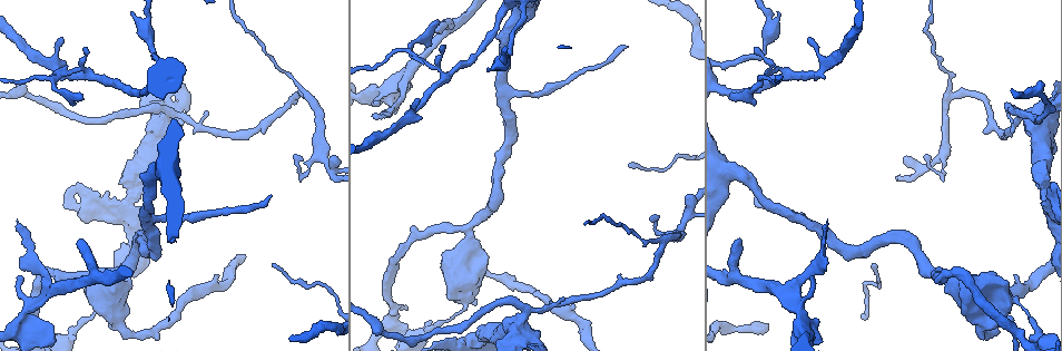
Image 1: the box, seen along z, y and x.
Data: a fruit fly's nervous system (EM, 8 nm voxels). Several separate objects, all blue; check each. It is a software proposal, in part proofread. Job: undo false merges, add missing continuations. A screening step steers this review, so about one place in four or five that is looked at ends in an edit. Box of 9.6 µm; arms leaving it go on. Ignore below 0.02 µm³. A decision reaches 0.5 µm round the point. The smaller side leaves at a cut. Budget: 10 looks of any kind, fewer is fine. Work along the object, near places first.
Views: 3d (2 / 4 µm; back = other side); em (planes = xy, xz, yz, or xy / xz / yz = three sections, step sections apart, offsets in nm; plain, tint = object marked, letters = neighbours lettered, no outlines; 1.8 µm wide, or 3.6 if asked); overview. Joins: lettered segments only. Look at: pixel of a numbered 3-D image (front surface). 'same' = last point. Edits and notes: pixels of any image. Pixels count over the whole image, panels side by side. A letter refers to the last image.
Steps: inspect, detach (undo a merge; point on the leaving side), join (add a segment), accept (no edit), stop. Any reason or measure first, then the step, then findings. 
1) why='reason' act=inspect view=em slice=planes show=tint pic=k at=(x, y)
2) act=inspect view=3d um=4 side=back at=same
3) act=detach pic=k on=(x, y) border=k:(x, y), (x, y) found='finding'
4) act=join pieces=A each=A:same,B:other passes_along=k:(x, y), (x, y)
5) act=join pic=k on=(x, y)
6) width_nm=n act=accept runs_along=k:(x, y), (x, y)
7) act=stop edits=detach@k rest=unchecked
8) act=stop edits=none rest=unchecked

why='branch stops here' act=inspect view=em slice=planes show=letters pic=1 at=(687, 199)

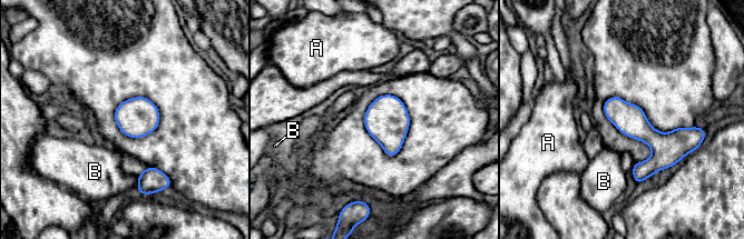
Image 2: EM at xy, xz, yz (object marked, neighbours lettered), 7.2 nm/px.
act=accept each=A:other,B:other runs_along=2:(606, 106), (654, 139), (688, 133) found='no lettered segment goes on from it'

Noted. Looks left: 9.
why='four or more arms meet' act=inspect view=em slice=planes show=letters pic=1 at=(382, 99)

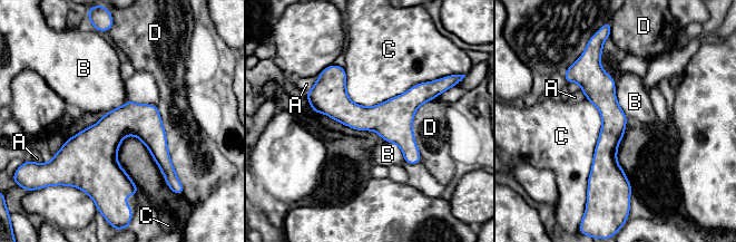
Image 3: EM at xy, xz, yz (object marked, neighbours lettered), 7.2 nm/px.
act=accept each=A:other,B:other,C:other,D:other border=3:(601, 51), (627, 117) found='continuous, no second neuron'

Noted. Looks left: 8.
why='thick turns thin' act=inspect view=3d um=4 pic=1 at=(469, 279)

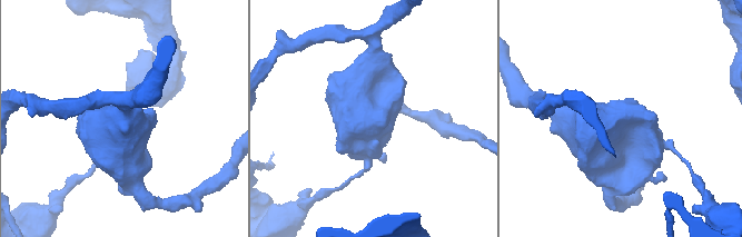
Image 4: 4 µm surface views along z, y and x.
why='shape alone is not enough' act=inspect view=em um=3.6 slice=planes show=tint pic=4 at=(376, 117)

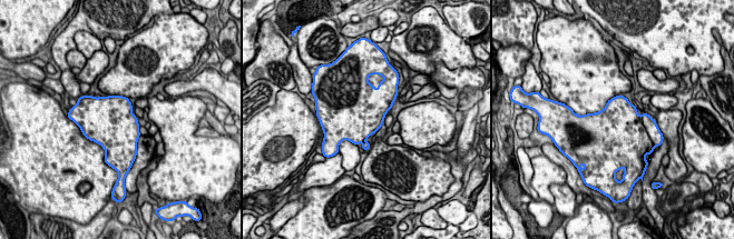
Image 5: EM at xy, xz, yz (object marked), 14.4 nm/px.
act=inspect view=em um=3.6 slice=planes show=letters at=same

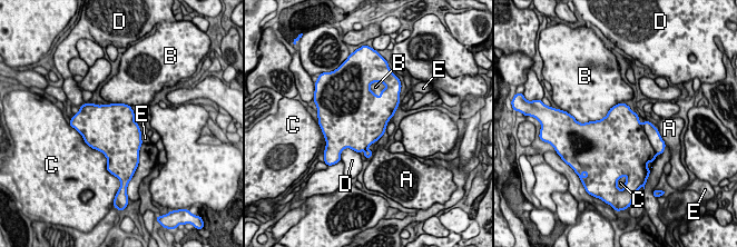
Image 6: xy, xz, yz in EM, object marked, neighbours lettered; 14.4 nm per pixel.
longest_contact=B:700nm act=detach pic=6 on=(655, 138) each=A:other,B:other,C:other,D:other,E:other found='two neurons meet here'

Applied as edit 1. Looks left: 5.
why='small branch off a trunk' act=inspect view=3d um=2 pic=1 at=(526, 315)

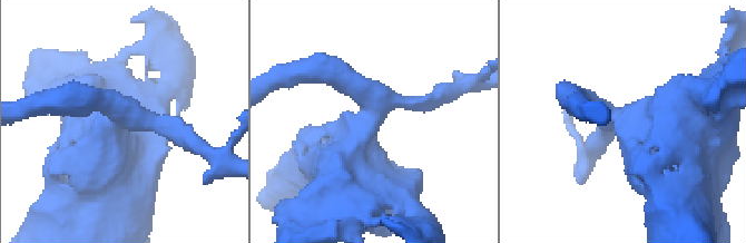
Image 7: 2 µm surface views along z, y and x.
act=inspect view=em slice=planes show=tint pic=7 at=(614, 118)

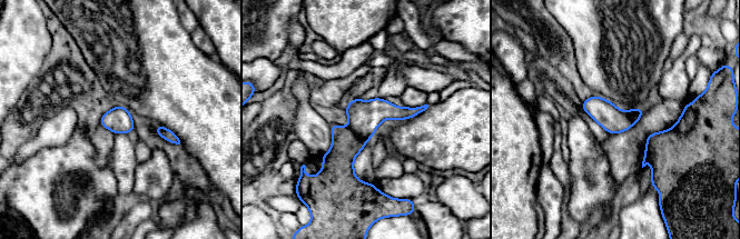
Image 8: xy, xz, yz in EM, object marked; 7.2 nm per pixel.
act=inspect view=em slice=planes show=letters at=same

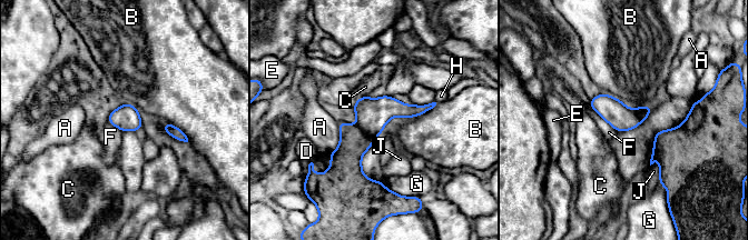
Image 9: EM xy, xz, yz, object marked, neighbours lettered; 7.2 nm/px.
act=detach pic=9 on=(372, 114) each=A:other,B:other,C:other,D:other,E:other,F:other,G:other,H:other,J:other border=9:(356, 124), (373, 138) found='two neurons meet here'

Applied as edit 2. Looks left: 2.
act=stop edits=detach@6,detach@9 rest=unchecked

